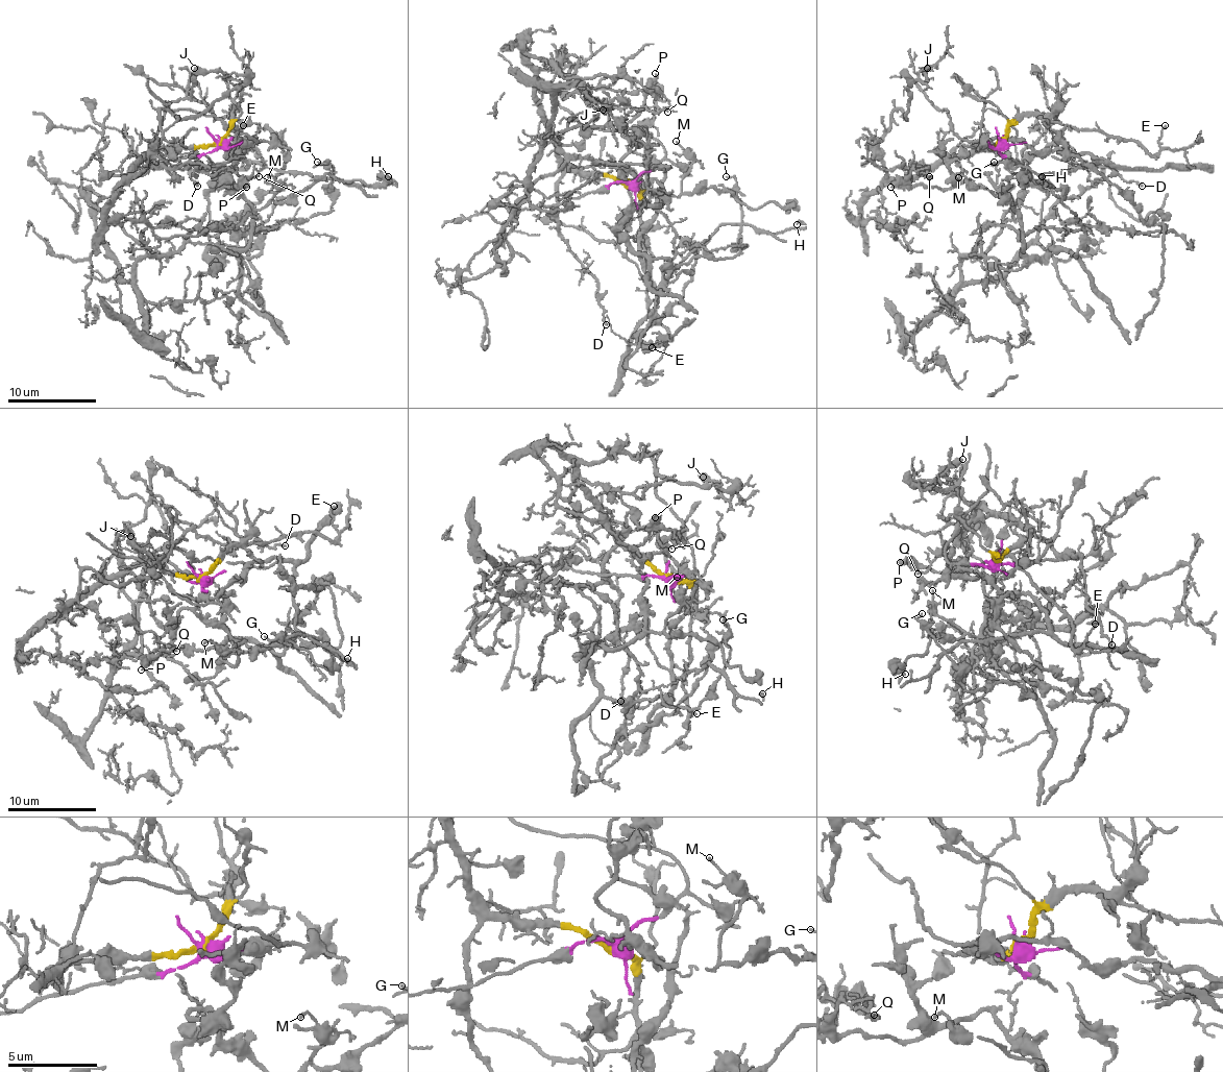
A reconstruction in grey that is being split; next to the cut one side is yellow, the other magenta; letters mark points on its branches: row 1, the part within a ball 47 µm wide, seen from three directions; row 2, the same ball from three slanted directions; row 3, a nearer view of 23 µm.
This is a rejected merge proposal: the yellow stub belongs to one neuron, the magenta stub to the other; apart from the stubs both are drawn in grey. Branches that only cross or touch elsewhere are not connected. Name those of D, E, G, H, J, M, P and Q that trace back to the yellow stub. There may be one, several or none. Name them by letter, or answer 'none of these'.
D, E, J, Q

